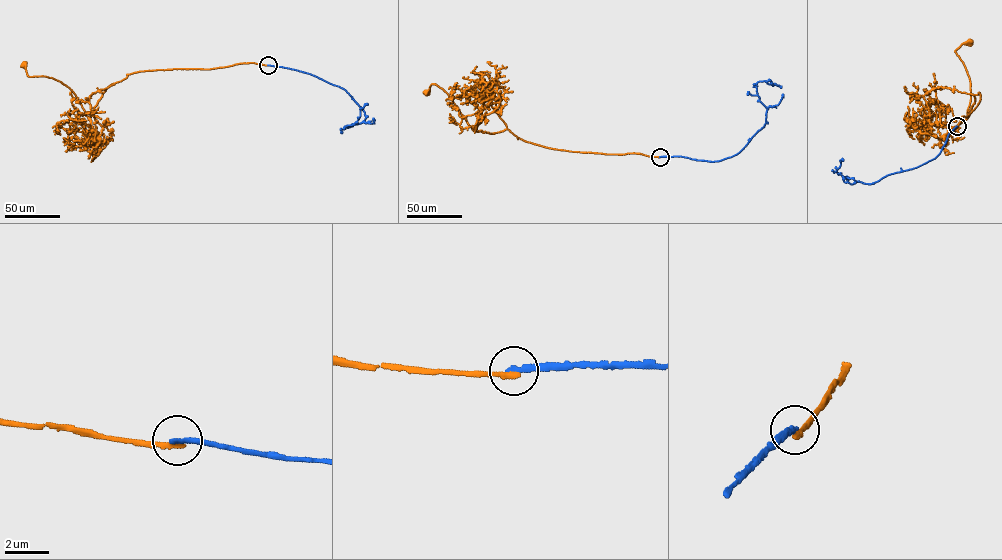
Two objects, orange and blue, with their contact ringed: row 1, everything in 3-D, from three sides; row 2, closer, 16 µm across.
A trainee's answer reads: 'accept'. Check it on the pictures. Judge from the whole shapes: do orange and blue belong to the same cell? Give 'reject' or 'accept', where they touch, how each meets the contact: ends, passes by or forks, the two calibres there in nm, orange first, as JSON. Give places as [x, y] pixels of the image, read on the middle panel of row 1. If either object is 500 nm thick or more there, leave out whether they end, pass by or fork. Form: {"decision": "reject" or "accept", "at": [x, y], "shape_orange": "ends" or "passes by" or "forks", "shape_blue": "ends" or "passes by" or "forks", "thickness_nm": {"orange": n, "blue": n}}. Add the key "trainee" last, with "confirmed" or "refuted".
{"decision": "reject", "at": [660, 157], "shape_orange": "ends", "shape_blue": "ends", "thickness_nm": {"orange": 280, "blue": 240}, "trainee": "refuted"}

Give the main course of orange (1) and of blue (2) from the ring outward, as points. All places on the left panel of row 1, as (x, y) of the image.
1: (268, 65), (242, 63), (127, 74), (106, 89), (89, 120), (71, 90), (47, 76), (28, 76), (23, 65)
2: (268, 65), (308, 73), (345, 89), (362, 108), (365, 117), (348, 128), (357, 121), (360, 110), (368, 104)

